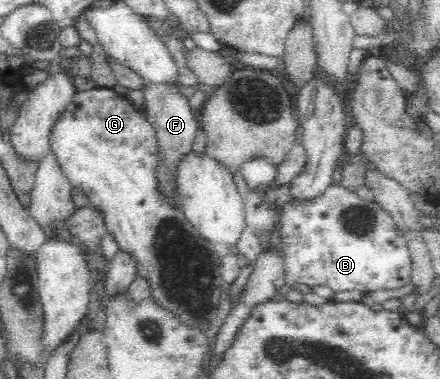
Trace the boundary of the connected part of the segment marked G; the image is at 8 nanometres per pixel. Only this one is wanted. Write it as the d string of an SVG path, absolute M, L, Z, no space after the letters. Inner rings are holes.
M95 86L92 89L84 90L81 92L75 92L72 100L64 108L62 114L54 120L50 130L50 146L51 152L54 153L58 166L62 169L64 176L71 182L73 188L81 188L89 198L89 204L95 206L98 210L103 212L105 218L105 225L107 232L112 232L115 236L118 246L122 250L130 250L135 256L135 259L139 262L137 266L137 272L140 277L148 278L150 281L151 295L155 296L158 304L165 305L166 308L172 308L173 312L177 313L186 324L192 324L193 326L201 326L205 321L209 321L212 315L218 310L218 303L222 298L222 284L221 272L220 272L220 260L221 254L217 248L215 248L210 241L202 238L198 231L194 228L194 225L185 217L185 214L178 210L176 207L172 207L160 193L158 193L158 183L156 183L156 160L158 160L158 146L155 136L155 129L145 119L142 114L136 109L134 104L125 96L116 93L113 88L98 87Z

